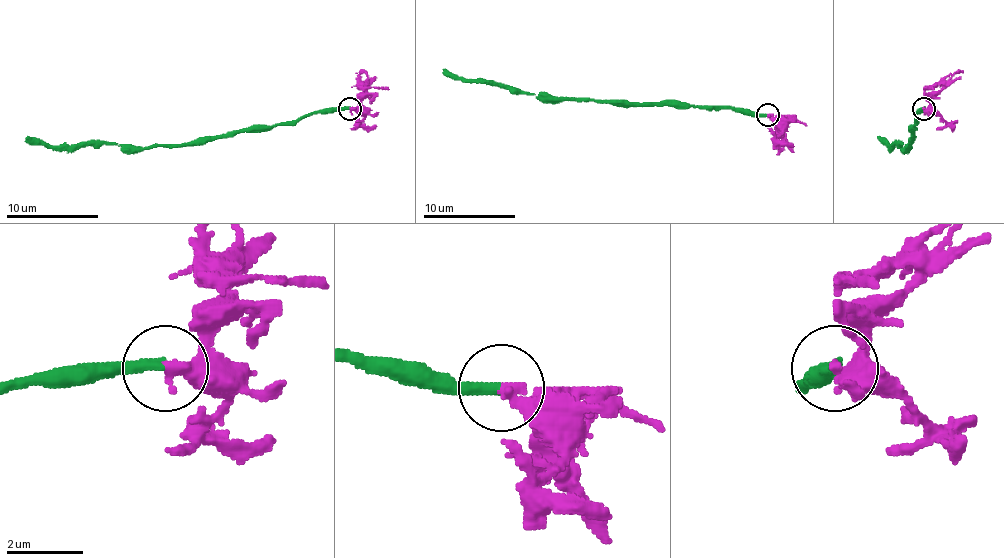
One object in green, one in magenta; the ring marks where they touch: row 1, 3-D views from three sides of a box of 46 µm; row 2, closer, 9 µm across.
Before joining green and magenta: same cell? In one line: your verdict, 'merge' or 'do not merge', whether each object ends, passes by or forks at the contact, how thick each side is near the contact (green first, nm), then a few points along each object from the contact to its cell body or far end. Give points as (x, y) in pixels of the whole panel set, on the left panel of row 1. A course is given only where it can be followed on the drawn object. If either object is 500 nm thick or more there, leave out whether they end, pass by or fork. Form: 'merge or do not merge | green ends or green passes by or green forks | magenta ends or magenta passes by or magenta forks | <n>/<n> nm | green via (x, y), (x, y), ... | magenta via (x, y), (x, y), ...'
do not merge | green ends | magenta ends | 280/360 nm | green via (349, 108), (326, 108), (271, 126), (204, 136), (179, 145), (34, 145), (24, 138) | magenta via (349, 108), (358, 103), (368, 78), (358, 71)

